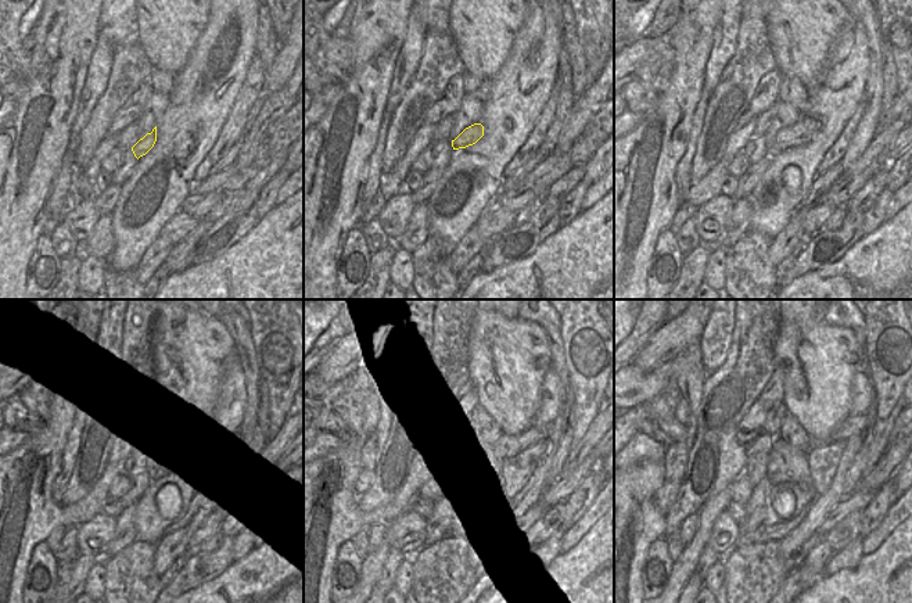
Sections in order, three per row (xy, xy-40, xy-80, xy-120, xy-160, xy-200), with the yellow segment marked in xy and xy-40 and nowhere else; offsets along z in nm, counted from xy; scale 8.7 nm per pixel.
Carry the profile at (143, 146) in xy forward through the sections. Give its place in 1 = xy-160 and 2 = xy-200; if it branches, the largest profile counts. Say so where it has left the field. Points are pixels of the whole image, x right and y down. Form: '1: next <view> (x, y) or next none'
1: next xy-160 (505, 445)
2: next xy-200 (851, 426)

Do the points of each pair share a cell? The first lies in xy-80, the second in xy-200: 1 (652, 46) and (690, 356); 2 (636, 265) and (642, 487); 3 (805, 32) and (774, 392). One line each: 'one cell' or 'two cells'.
1: two cells
2: one cell
3: two cells

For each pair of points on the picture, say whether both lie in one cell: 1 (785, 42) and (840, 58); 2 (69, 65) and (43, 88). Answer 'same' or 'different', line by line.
1: different
2: same

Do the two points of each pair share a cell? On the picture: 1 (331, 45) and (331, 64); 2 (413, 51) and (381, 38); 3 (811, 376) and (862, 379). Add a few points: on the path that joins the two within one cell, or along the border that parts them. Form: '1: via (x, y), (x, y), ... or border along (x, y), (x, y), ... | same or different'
1: via (333, 49), (333, 60) | same
2: border along (409, 15), (405, 40), (391, 78) | different
3: border along (865, 370), (860, 370), (851, 380), (848, 411) | different

